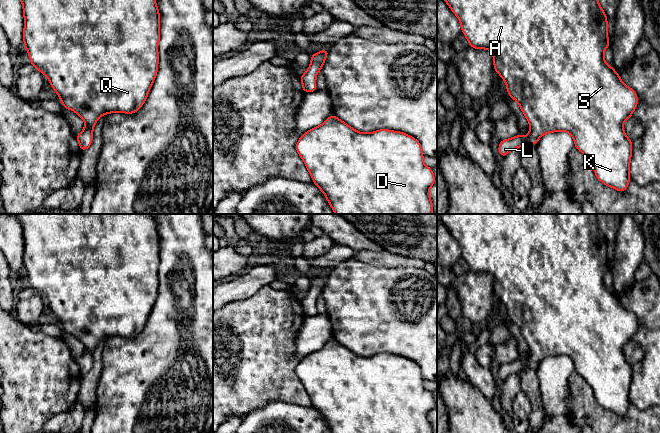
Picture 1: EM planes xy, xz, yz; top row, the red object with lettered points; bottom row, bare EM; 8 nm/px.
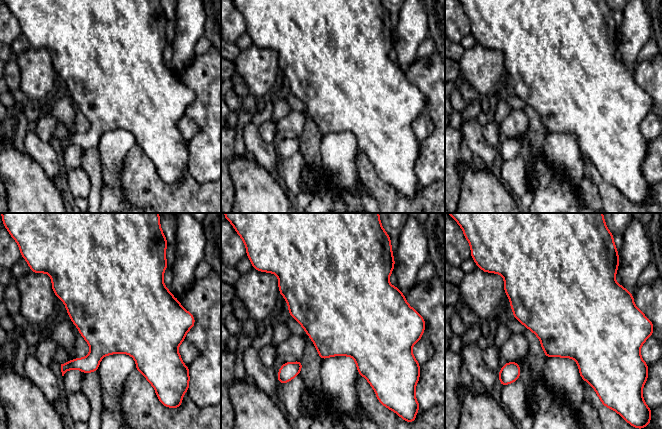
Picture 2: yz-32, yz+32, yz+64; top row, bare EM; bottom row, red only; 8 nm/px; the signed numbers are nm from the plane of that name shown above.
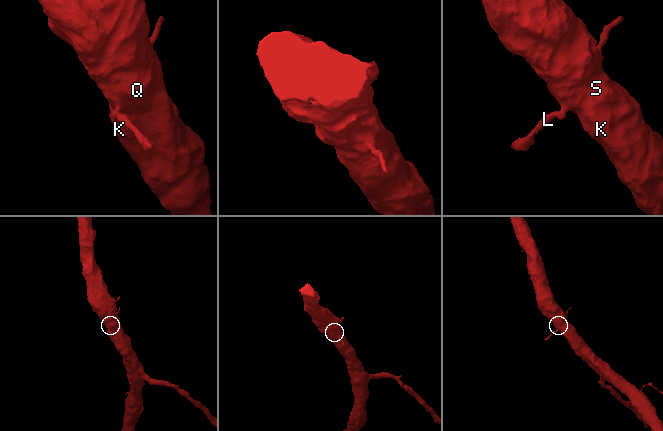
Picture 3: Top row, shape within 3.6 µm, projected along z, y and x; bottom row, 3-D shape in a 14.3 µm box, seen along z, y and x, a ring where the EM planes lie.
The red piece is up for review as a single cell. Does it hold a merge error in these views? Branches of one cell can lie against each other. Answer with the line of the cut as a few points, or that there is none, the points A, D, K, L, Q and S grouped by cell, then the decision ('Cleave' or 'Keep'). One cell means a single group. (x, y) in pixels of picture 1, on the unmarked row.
No split. Groups: A D K L Q S. Keep

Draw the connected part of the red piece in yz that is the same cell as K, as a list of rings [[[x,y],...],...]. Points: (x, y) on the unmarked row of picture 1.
[[[440,214],[442,223],[448,228],[452,236],[458,241],[462,258],[468,264],[470,271],[474,273],[487,273],[493,277],[493,288],[497,296],[506,307],[507,318],[520,330],[524,340],[529,346],[530,356],[522,361],[520,358],[510,363],[500,365],[498,376],[504,382],[511,374],[528,368],[537,369],[541,360],[546,357],[565,355],[571,358],[577,372],[590,386],[596,402],[604,409],[624,416],[628,412],[631,403],[629,398],[630,384],[632,381],[632,364],[623,353],[624,346],[632,341],[638,328],[636,316],[625,309],[620,299],[604,284],[604,276],[610,270],[607,258],[607,239],[598,227],[597,214]]]

